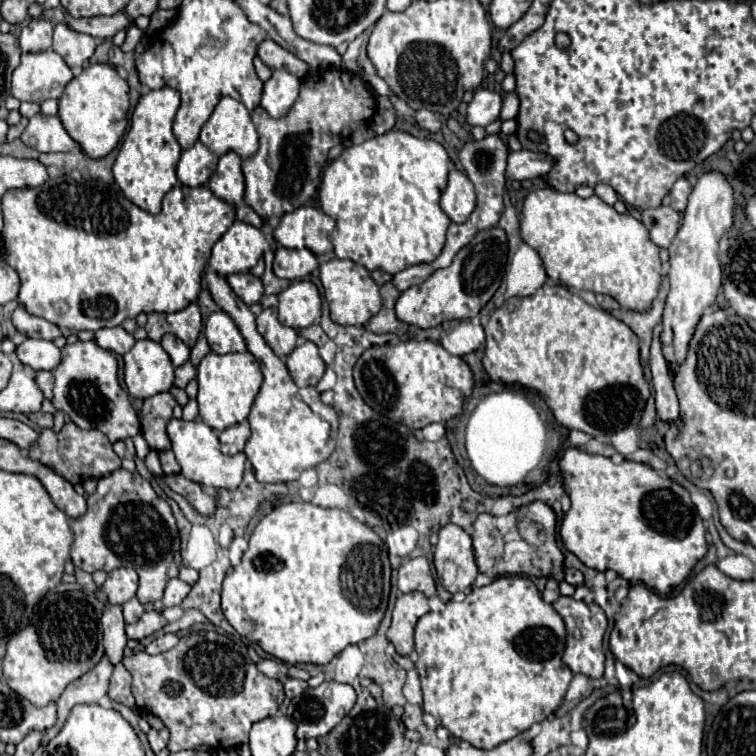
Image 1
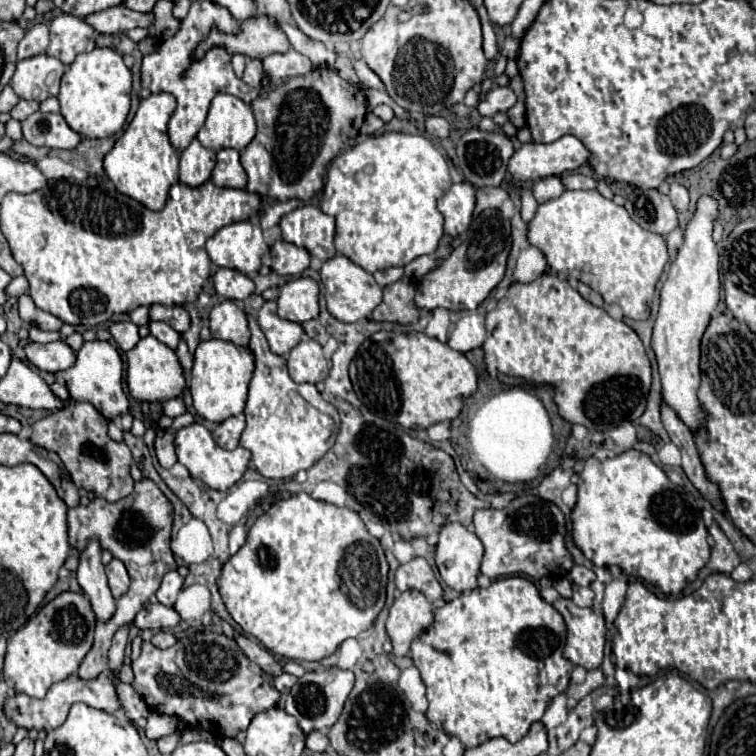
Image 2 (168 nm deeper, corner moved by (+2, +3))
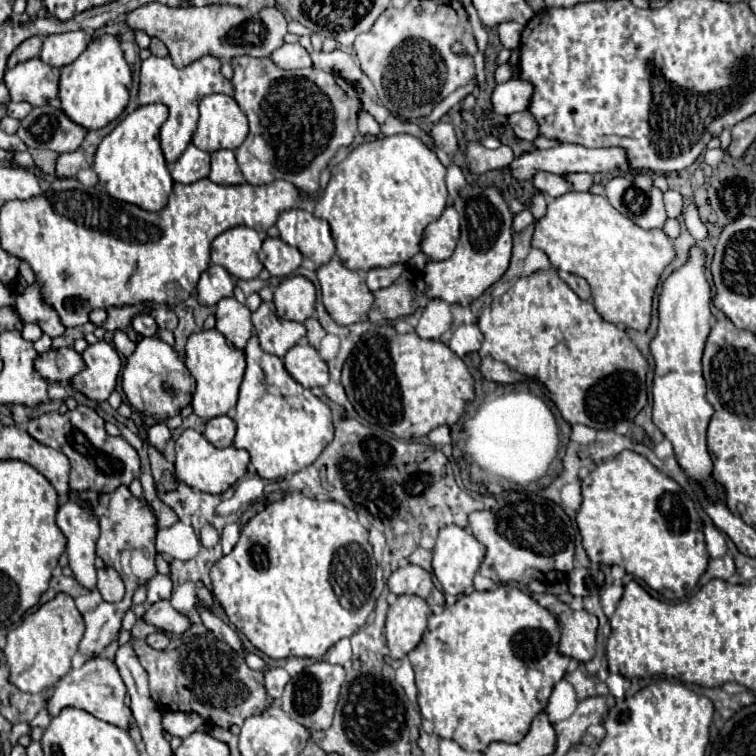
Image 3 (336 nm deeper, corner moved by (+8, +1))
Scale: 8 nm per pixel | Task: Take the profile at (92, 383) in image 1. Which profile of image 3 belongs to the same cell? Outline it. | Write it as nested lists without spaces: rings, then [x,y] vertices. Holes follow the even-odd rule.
[[[98,341],[86,347],[82,359],[86,367],[72,377],[72,387],[90,401],[106,401],[114,391],[118,373],[122,369],[122,361],[116,349],[106,341]]]

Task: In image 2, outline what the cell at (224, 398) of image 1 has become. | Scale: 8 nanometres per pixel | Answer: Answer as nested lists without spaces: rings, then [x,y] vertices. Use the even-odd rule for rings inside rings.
[[[222,339],[200,341],[194,351],[194,367],[190,371],[190,393],[196,413],[212,423],[222,423],[228,417],[240,415],[244,411],[252,373],[254,355],[248,347],[240,347]]]

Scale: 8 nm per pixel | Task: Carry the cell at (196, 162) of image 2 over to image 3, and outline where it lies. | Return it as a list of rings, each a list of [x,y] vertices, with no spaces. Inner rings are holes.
[[[192,143],[170,169],[172,179],[176,183],[184,183],[184,185],[200,181],[208,173],[210,173],[210,155],[198,147],[194,147]]]

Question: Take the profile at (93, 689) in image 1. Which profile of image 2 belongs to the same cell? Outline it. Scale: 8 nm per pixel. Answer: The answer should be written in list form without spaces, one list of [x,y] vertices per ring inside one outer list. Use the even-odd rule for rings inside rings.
[[[142,479],[134,485],[134,491],[130,497],[124,497],[120,501],[108,503],[104,499],[94,499],[86,507],[74,507],[68,509],[68,521],[70,521],[70,545],[74,549],[84,549],[90,539],[98,539],[102,549],[108,549],[112,557],[120,559],[128,575],[132,579],[128,593],[116,601],[116,613],[110,621],[96,621],[96,635],[94,645],[88,651],[88,655],[82,659],[78,675],[82,679],[94,679],[100,671],[106,669],[108,663],[108,649],[114,633],[122,627],[134,621],[136,613],[142,609],[142,605],[158,591],[158,585],[164,577],[164,573],[176,569],[176,561],[170,549],[170,529],[172,529],[172,505],[164,497],[164,493],[156,487],[154,481]]]

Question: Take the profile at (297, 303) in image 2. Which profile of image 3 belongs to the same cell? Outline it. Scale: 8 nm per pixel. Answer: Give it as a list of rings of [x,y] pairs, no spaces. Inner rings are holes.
[[[302,275],[286,277],[274,291],[274,305],[280,319],[302,323],[314,315],[314,303],[316,289]]]

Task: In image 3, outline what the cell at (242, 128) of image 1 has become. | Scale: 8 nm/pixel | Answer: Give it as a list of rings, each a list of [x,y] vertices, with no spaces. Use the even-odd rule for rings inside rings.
[[[208,95],[200,101],[200,121],[192,143],[202,151],[238,149],[248,135],[248,119],[228,95]]]

